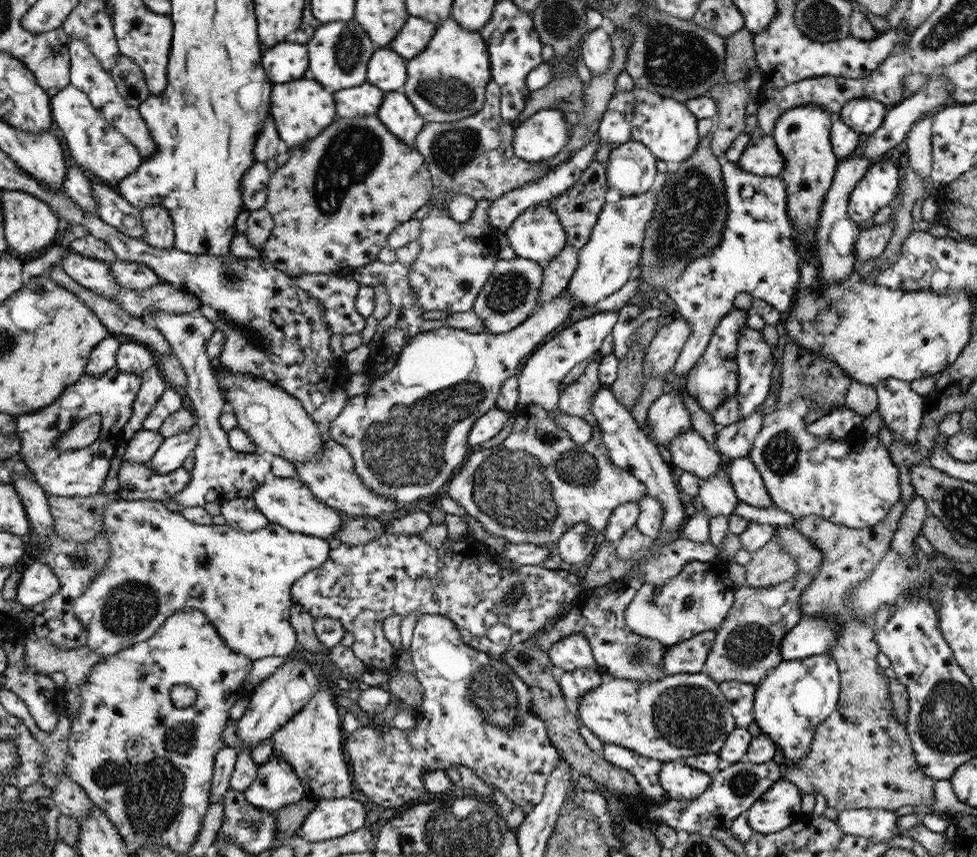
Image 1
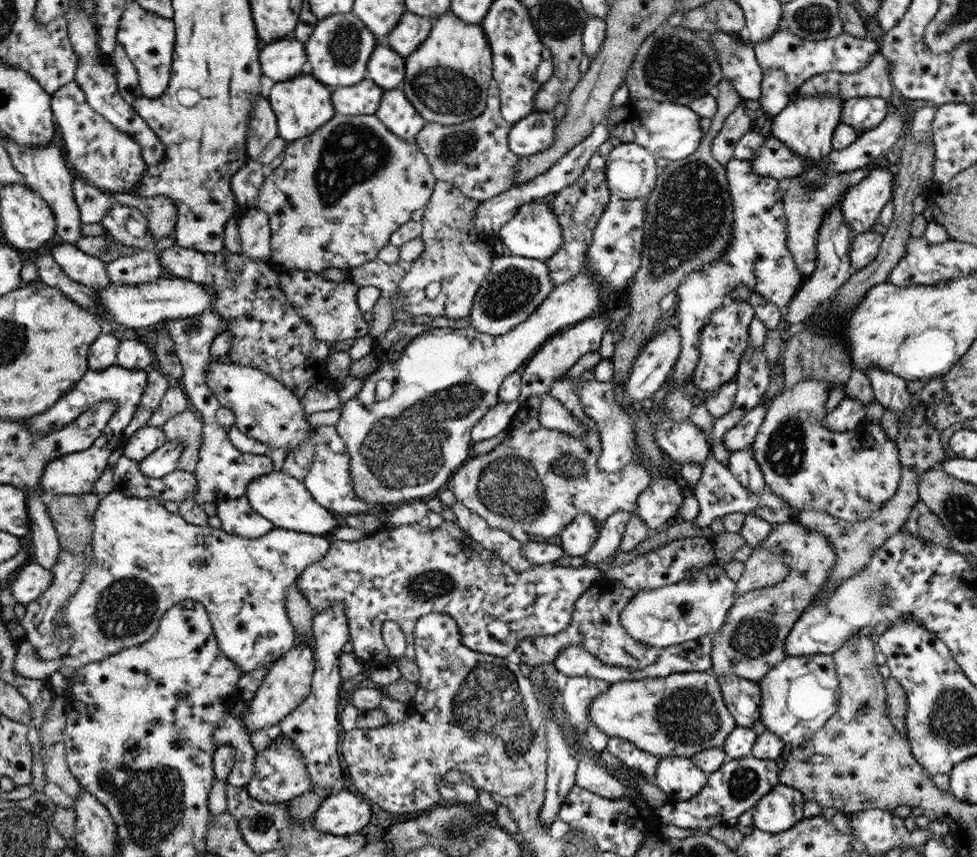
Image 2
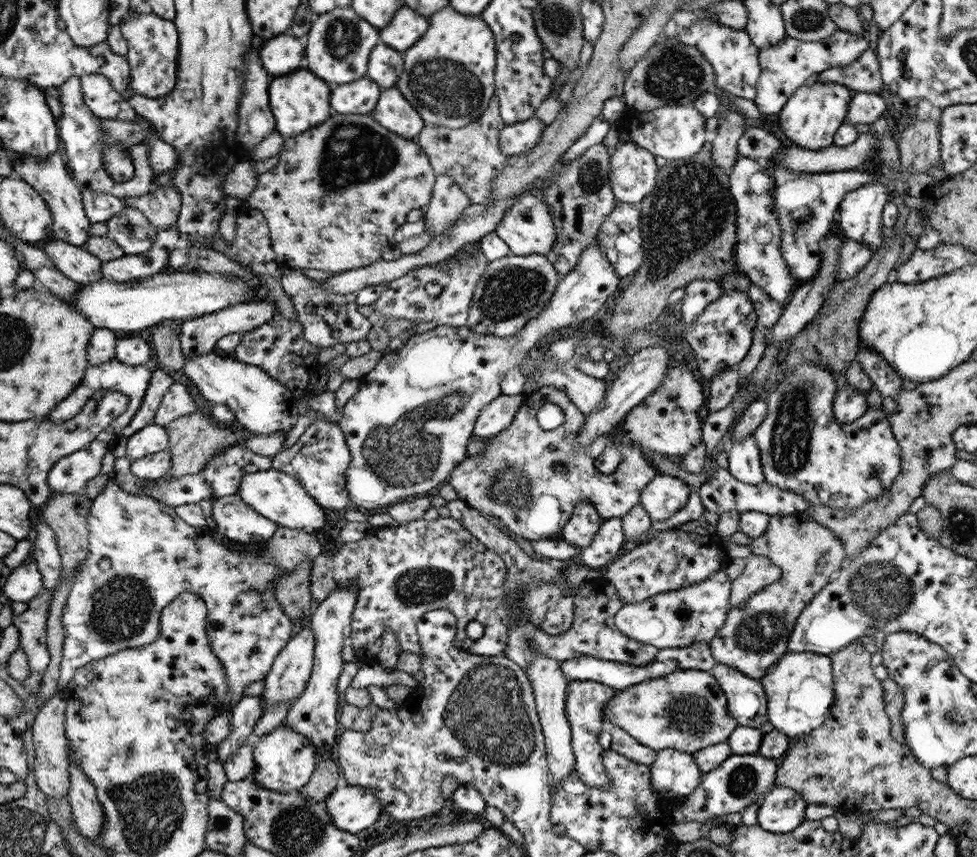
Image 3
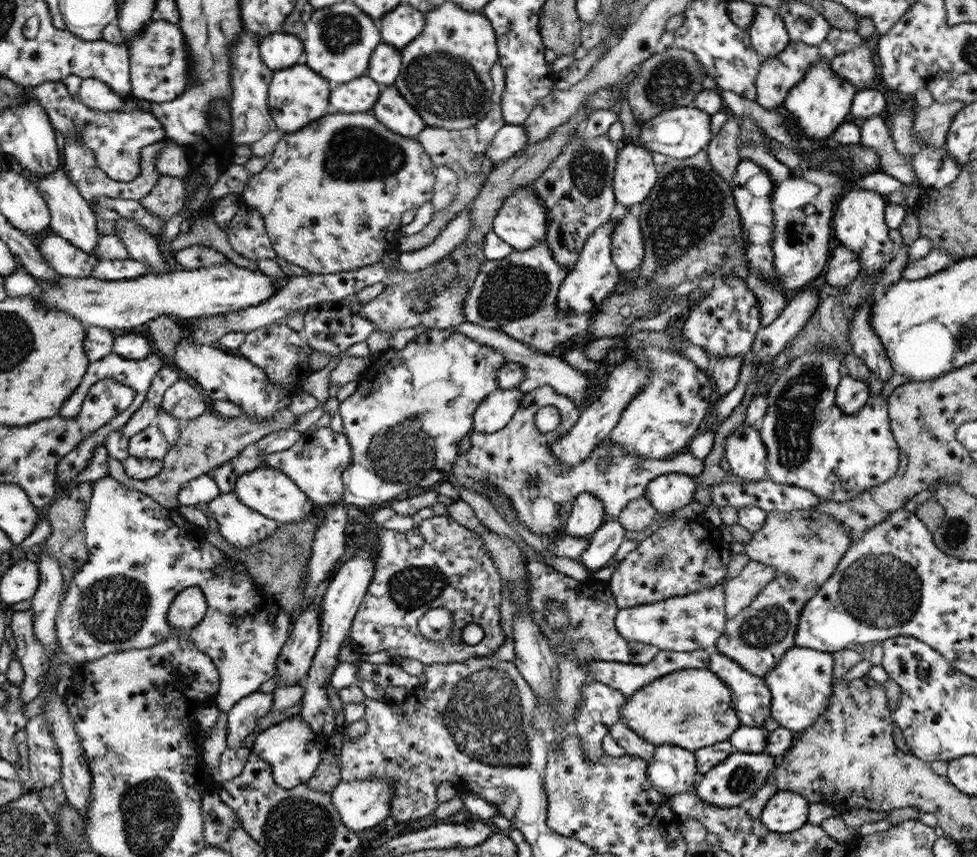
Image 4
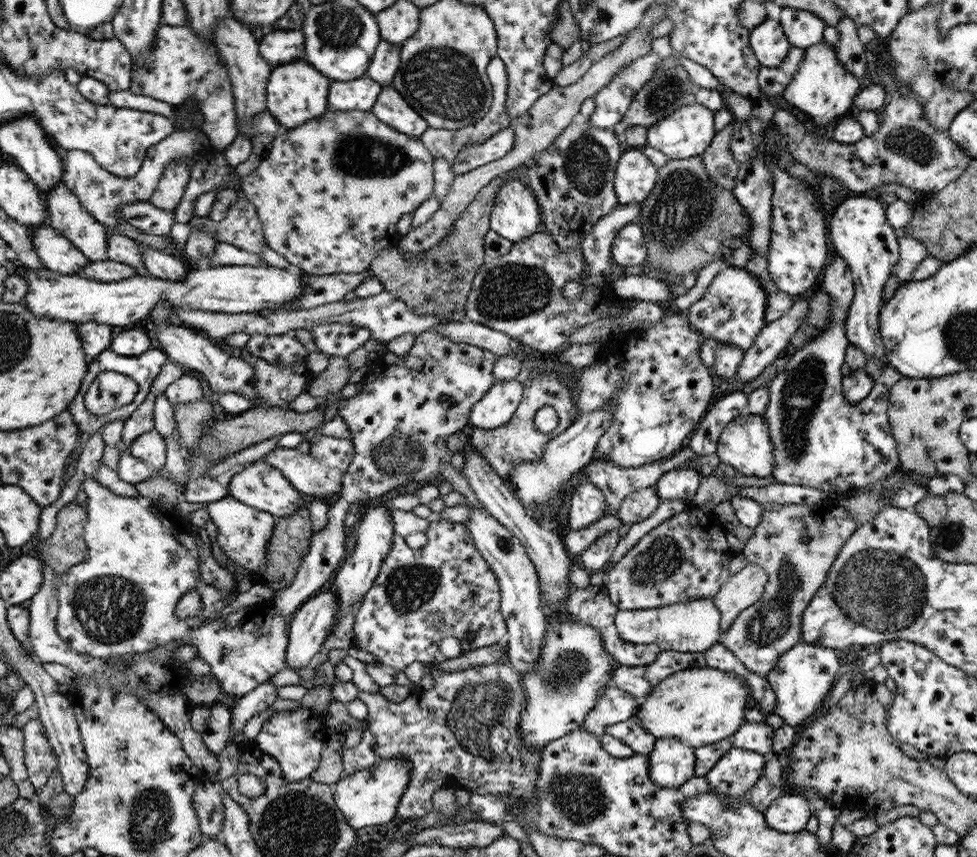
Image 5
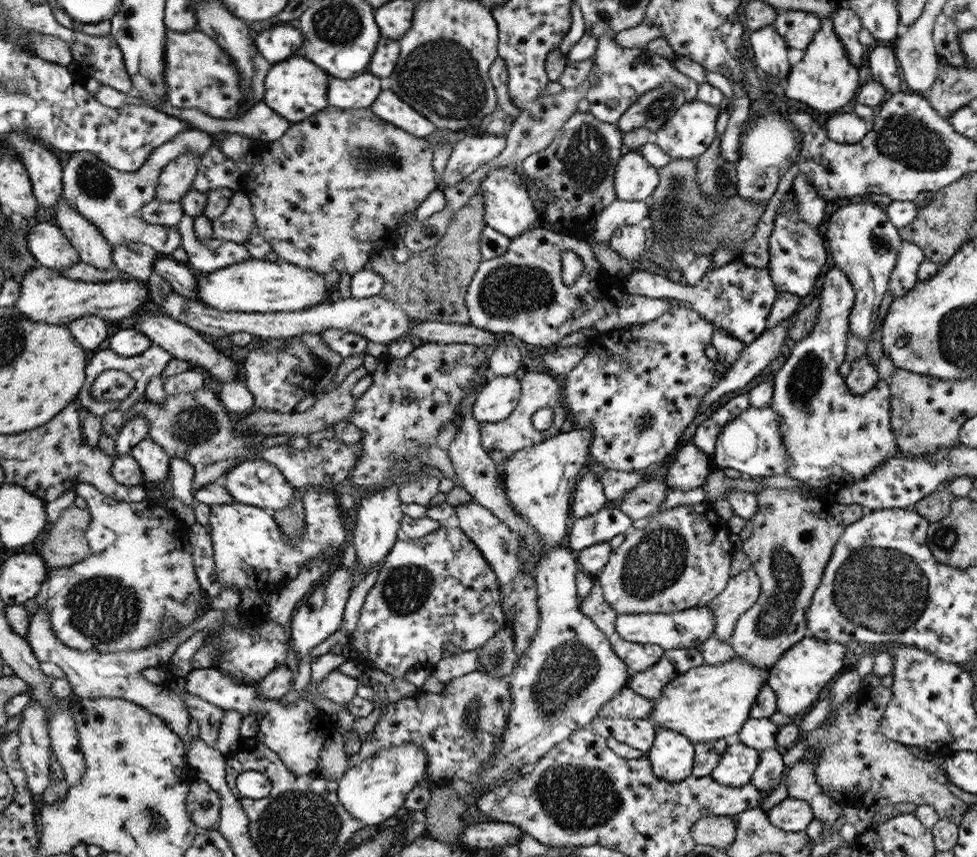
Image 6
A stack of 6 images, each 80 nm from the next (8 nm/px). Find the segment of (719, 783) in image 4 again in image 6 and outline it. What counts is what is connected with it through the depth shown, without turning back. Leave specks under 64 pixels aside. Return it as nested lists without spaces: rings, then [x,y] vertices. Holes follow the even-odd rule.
[[[734,737],[710,775],[722,785],[742,787],[753,780],[753,772],[758,763],[759,751],[742,744]]]

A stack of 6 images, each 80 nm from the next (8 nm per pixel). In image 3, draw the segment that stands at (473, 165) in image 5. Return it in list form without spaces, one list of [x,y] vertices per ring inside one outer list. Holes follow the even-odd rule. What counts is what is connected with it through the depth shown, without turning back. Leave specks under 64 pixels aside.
[[[536,114],[528,120],[507,125],[499,135],[503,153],[512,156],[530,151],[541,142],[545,131],[545,124]]]

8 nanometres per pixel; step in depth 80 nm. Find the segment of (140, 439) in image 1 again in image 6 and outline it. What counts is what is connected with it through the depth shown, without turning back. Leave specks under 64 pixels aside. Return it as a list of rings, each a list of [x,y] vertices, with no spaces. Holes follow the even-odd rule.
[[[150,437],[143,438],[134,446],[130,455],[138,461],[144,472],[144,484],[162,487],[170,485],[170,457]]]

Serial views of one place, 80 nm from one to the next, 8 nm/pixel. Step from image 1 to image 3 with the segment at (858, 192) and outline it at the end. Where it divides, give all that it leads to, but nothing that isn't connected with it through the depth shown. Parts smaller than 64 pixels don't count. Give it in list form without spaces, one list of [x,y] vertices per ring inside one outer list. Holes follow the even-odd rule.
[[[874,182],[848,192],[838,206],[836,222],[847,240],[864,242],[872,253],[884,244],[882,214],[888,203],[886,184]]]

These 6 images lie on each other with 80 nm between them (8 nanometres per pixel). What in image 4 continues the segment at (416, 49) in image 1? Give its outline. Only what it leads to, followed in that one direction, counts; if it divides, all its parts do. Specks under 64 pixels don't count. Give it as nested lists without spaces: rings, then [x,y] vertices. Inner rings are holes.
[[[402,1],[377,21],[384,43],[405,47],[425,28],[425,13]]]

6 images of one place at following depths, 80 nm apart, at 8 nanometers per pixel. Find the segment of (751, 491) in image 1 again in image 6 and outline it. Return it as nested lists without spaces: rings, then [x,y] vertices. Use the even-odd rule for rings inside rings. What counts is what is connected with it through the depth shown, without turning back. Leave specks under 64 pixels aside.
[[[750,407],[729,420],[718,435],[714,457],[716,469],[734,468],[745,477],[759,478],[785,474],[789,460],[781,437],[781,416],[770,408]]]

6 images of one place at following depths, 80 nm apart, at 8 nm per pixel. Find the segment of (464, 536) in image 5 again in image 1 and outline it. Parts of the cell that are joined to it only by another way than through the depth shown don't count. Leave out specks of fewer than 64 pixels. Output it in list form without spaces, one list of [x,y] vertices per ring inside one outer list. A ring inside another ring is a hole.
[[[385,531],[380,538],[366,544],[344,544],[343,542],[330,551],[324,564],[302,575],[293,584],[293,601],[297,602],[315,619],[335,618],[342,623],[346,631],[352,632],[353,654],[364,663],[362,675],[371,669],[382,673],[395,673],[395,655],[397,650],[385,637],[383,632],[385,619],[392,615],[406,617],[409,612],[418,610],[418,616],[432,612],[444,613],[454,618],[461,639],[472,649],[479,652],[497,652],[495,645],[488,637],[488,628],[494,624],[504,624],[512,630],[510,647],[516,642],[528,640],[546,627],[564,618],[569,612],[571,602],[583,587],[583,580],[570,571],[547,569],[542,565],[518,566],[516,571],[502,570],[498,564],[490,562],[486,554],[480,554],[476,548],[468,544],[466,536],[447,539],[438,547],[432,546],[421,538],[420,534],[391,534]],[[518,585],[522,585],[525,593],[517,596],[519,600],[509,598]]]

